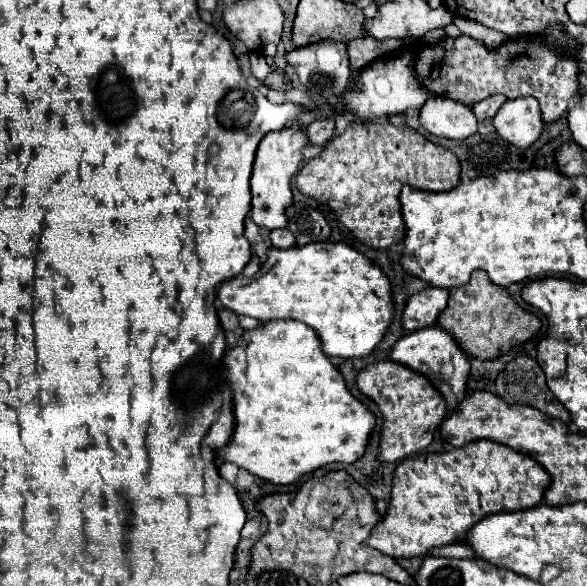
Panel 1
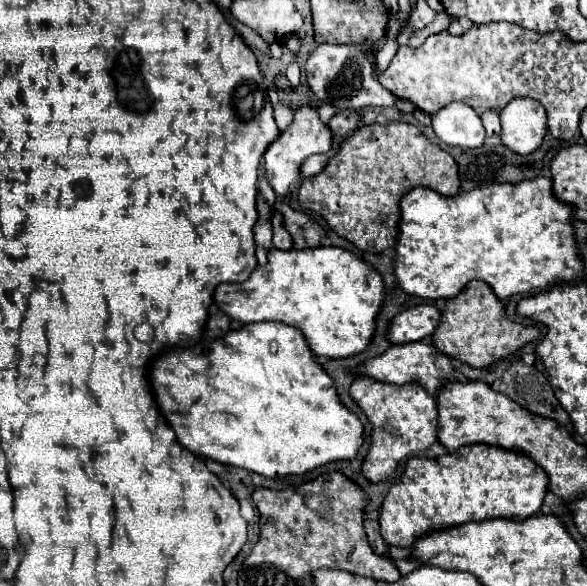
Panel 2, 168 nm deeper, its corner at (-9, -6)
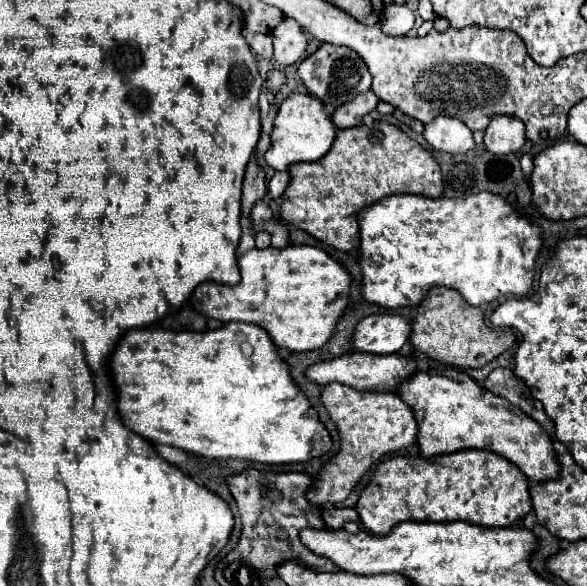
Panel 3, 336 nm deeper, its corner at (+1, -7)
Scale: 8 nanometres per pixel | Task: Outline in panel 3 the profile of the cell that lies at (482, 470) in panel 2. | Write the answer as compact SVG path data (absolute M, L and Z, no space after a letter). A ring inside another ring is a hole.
M464 449L430 459L396 455L382 461L372 475L368 487L362 491L356 511L362 523L374 535L384 537L400 521L466 521L482 527L510 527L520 521L528 511L532 511L532 499L528 479L514 463L490 451Z

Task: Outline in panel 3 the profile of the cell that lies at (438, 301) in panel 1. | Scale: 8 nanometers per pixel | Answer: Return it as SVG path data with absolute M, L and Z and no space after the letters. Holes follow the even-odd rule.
M398 313L370 315L358 323L352 343L358 351L364 353L378 353L378 355L396 353L408 341L410 327L412 323Z

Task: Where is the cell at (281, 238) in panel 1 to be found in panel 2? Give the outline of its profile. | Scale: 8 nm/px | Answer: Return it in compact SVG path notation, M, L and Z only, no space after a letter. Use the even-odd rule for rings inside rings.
M278 214L272 218L272 226L274 226L274 242L272 242L274 248L292 248L292 238L282 226L282 218Z

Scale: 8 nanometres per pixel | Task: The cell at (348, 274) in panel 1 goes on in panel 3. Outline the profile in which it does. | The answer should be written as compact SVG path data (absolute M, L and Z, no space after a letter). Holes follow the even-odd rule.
M288 245L284 249L252 249L238 259L240 267L240 283L234 287L226 287L222 283L206 281L194 289L190 295L190 303L194 309L204 313L206 317L218 321L246 321L256 323L270 333L274 343L288 351L318 351L322 349L334 335L338 321L342 319L348 299L350 299L350 285L352 275L350 271L334 261L326 251L310 245Z

